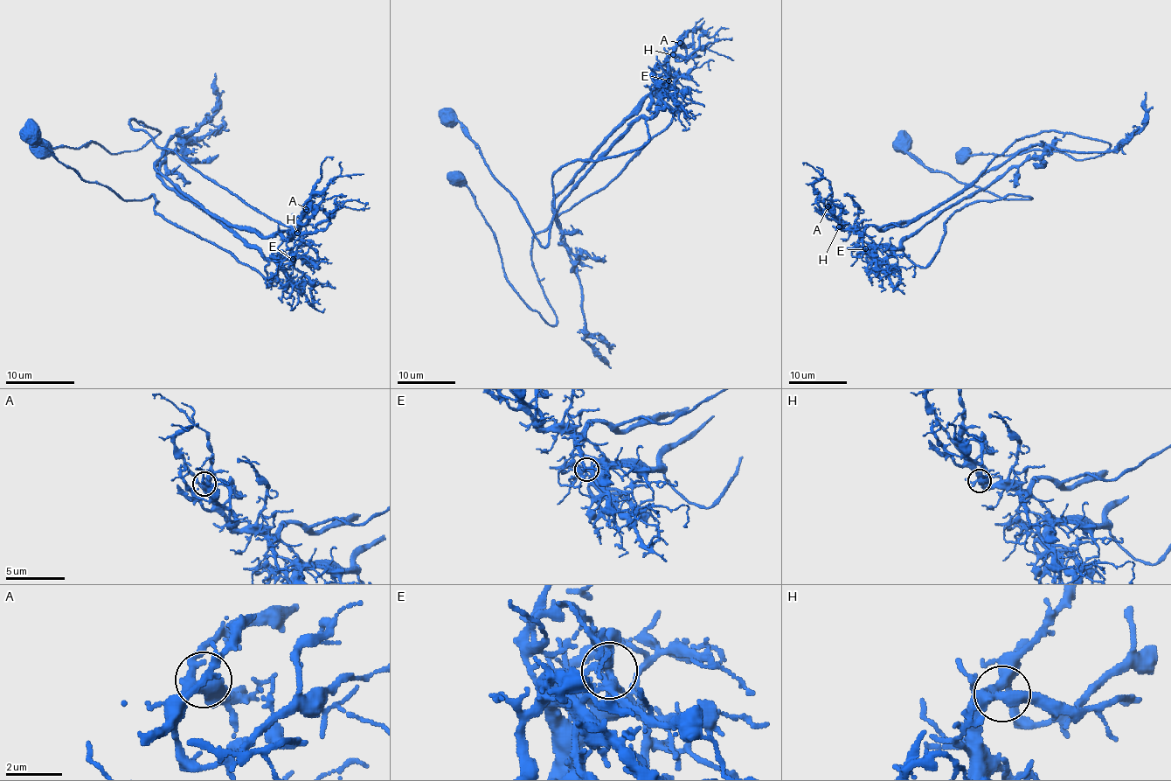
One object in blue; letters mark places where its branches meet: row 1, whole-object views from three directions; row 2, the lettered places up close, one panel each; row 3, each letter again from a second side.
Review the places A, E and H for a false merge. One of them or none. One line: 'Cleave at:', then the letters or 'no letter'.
Cleave at: E

